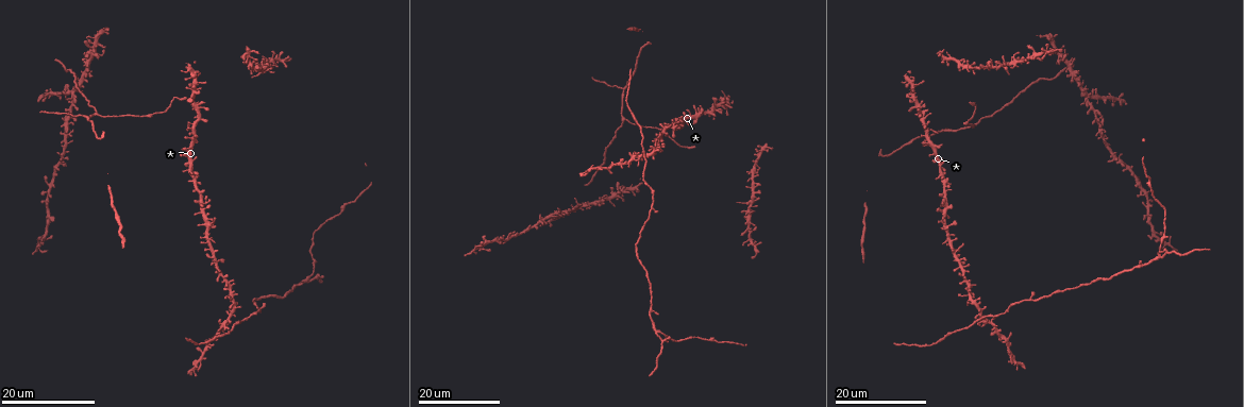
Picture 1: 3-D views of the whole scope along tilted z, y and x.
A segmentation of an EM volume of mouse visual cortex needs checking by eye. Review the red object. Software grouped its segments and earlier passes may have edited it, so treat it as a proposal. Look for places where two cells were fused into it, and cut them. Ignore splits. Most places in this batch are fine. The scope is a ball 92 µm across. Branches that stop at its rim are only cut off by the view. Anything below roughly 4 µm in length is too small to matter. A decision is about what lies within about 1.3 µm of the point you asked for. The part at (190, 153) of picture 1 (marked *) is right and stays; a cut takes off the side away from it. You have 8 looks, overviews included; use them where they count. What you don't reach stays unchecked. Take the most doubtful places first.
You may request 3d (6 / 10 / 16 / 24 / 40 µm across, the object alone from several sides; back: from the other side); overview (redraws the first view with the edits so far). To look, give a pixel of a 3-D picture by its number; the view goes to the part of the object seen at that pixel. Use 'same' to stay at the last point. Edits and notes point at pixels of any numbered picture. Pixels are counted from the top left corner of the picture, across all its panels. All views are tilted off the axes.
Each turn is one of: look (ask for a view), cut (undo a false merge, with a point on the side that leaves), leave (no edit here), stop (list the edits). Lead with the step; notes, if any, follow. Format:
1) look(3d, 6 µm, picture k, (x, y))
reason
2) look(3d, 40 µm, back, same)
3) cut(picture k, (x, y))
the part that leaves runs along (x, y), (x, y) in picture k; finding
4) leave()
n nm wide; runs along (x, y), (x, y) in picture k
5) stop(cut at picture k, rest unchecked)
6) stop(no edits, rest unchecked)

look(3d, 24 µm, picture 1, (658, 331))
arms part here

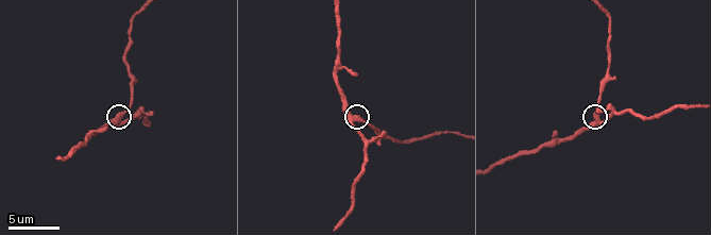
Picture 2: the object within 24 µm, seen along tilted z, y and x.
look(3d, 10 µm, picture 2, (596, 118))
zoom in

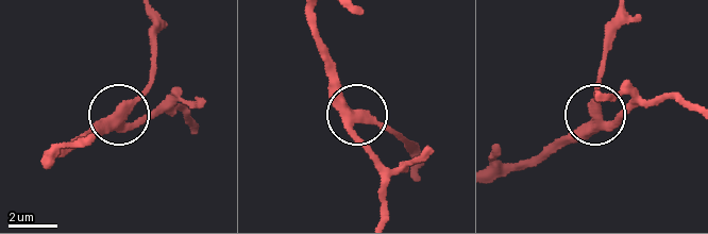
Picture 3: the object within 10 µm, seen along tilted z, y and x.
leave()
side arm 14 µm; runs along (309, 15), (332, 89), (355, 115), (357, 138), (383, 185) in picture 3; one cell here

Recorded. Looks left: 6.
look(3d, 16 µm, picture 1, (750, 203))
small branch off a trunk

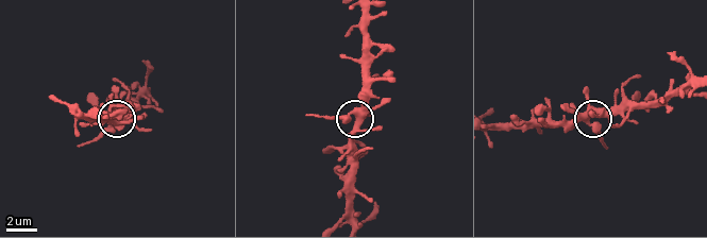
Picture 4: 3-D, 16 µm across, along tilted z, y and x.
look(3d, 6 µm, picture 4, (355, 114))
closer look

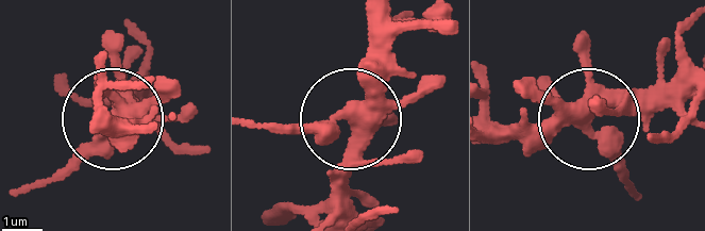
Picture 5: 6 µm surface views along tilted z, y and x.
leave()
runs along (369, 17), (363, 109), (321, 130), (259, 128) in picture 5; all the same cell

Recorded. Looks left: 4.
look(3d, 24 µm, picture 1, (943, 130))
three-way junction

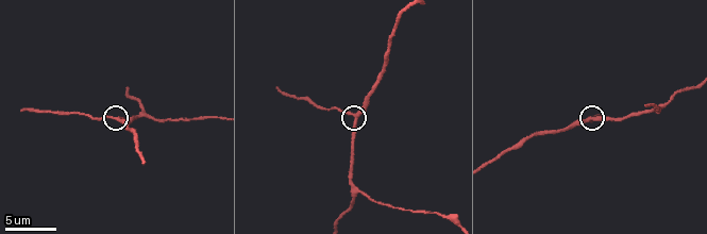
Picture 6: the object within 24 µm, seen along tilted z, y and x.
look(3d, 10 µm, picture 6, (588, 119))

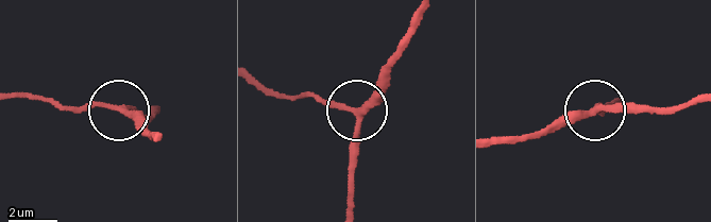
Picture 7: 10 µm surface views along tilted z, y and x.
leave()
3 arms; runs along (349, 208), (357, 116), (352, 108), (300, 95) in picture 7; continuous, no second cell

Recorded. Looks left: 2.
look(3d, 10 µm, picture 6, (143, 116))
arms part here

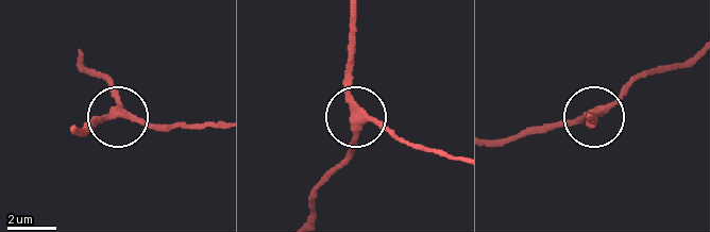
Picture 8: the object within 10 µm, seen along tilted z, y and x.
leave()
side arm 51 µm; runs along (453, 156), (413, 148), (360, 116), (350, 88), (348, 47) in picture 8; one cell here

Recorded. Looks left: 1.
stop(no edits, rest unchecked)

